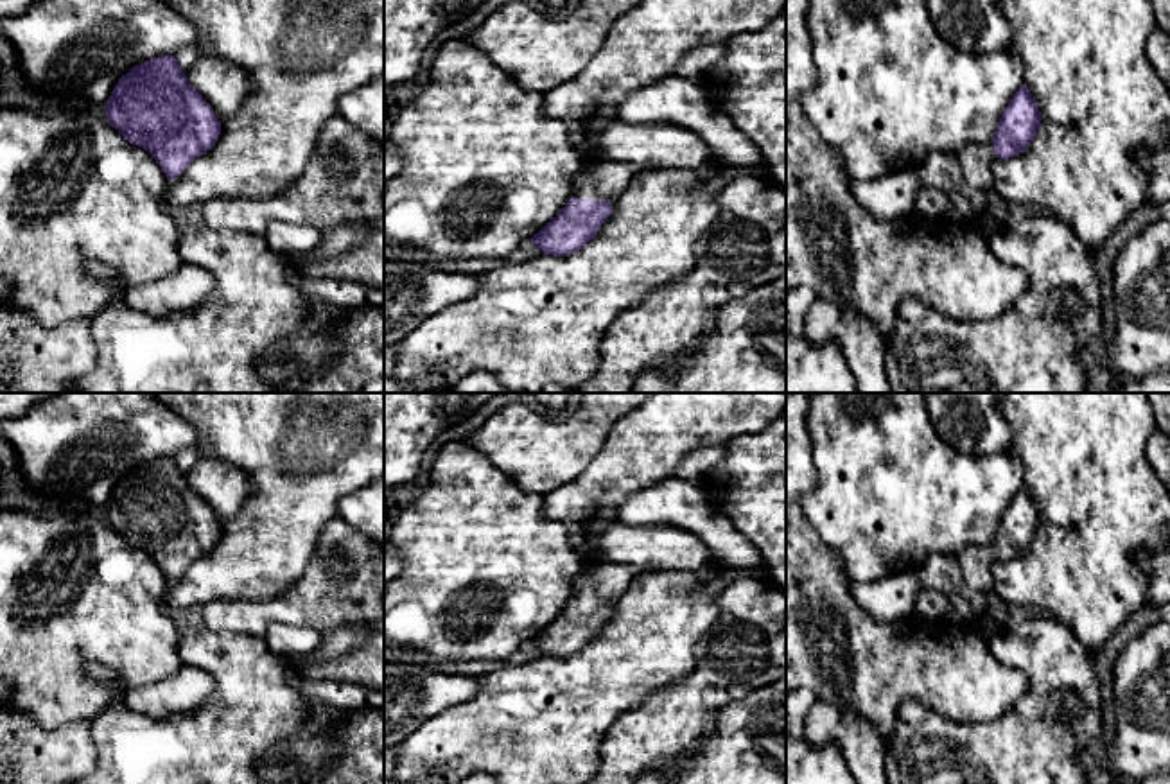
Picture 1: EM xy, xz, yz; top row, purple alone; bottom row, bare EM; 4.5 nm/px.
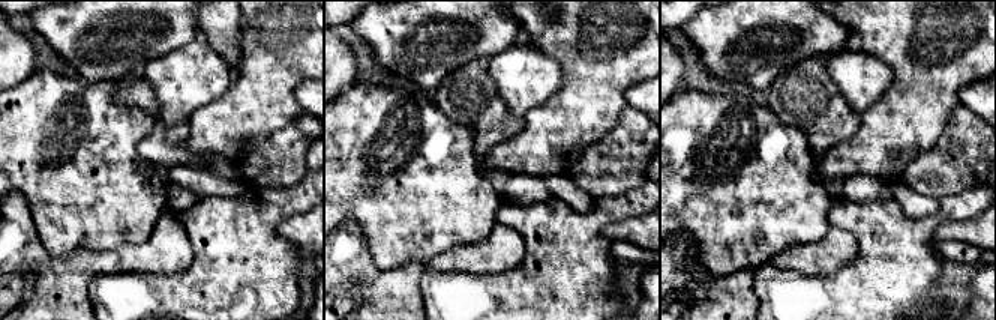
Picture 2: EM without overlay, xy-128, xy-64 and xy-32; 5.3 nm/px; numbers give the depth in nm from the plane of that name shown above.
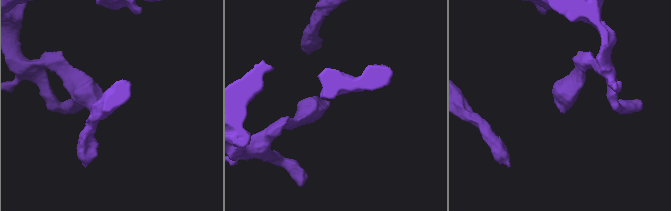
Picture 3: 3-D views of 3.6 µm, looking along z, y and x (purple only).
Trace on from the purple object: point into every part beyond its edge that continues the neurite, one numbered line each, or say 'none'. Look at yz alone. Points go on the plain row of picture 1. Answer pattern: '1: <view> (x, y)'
1: yz (975, 562)

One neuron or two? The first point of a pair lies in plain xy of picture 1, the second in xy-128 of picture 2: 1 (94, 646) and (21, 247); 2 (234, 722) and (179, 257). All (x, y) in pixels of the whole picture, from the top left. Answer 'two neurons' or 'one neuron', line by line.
1: two neurons
2: two neurons

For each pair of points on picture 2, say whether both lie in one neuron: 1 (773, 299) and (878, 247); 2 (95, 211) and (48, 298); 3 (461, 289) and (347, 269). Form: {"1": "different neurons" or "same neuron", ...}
{"1": "same neuron", "2": "different neurons", "3": "different neurons"}

